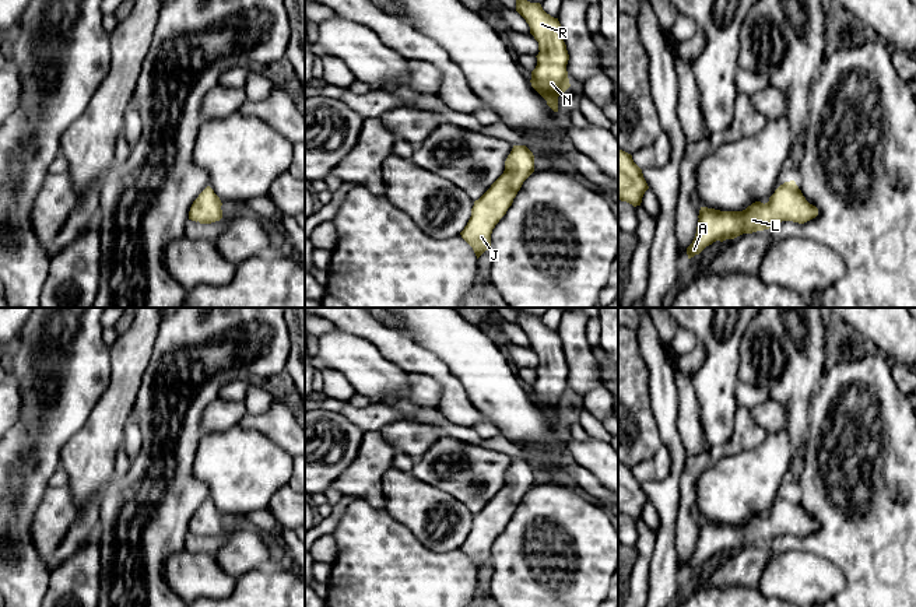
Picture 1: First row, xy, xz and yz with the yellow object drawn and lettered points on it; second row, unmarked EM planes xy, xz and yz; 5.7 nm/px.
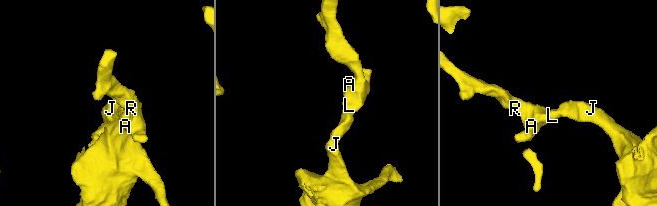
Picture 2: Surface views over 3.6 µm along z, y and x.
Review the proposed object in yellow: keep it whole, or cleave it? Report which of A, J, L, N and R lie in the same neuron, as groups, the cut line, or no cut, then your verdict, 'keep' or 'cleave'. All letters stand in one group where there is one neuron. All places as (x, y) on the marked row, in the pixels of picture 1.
groups A J L N R; cut none; keep

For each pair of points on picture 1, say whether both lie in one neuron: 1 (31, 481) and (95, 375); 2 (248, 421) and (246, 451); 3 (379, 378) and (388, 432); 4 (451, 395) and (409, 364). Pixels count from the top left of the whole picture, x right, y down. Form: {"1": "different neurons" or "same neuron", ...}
{"1": "same neuron", "2": "different neurons", "3": "different neurons", "4": "same neuron"}

